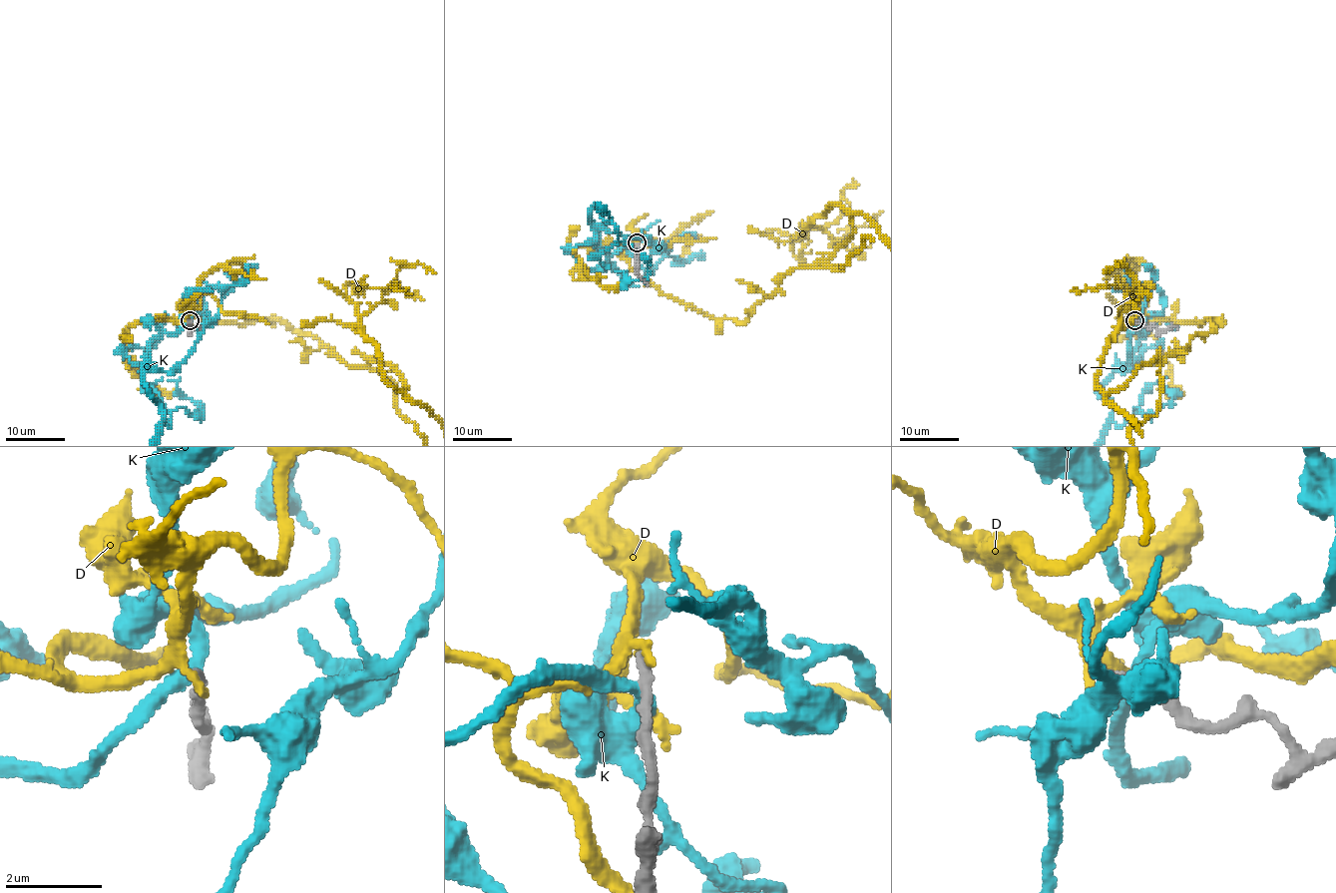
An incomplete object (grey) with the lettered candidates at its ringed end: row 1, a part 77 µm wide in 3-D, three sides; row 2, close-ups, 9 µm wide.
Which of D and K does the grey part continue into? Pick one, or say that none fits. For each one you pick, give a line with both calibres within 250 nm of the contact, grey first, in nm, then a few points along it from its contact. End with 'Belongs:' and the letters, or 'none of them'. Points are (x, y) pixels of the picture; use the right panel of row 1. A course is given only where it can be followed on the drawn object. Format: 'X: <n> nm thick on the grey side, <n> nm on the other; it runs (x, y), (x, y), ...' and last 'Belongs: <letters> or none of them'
Belongs: none of them

